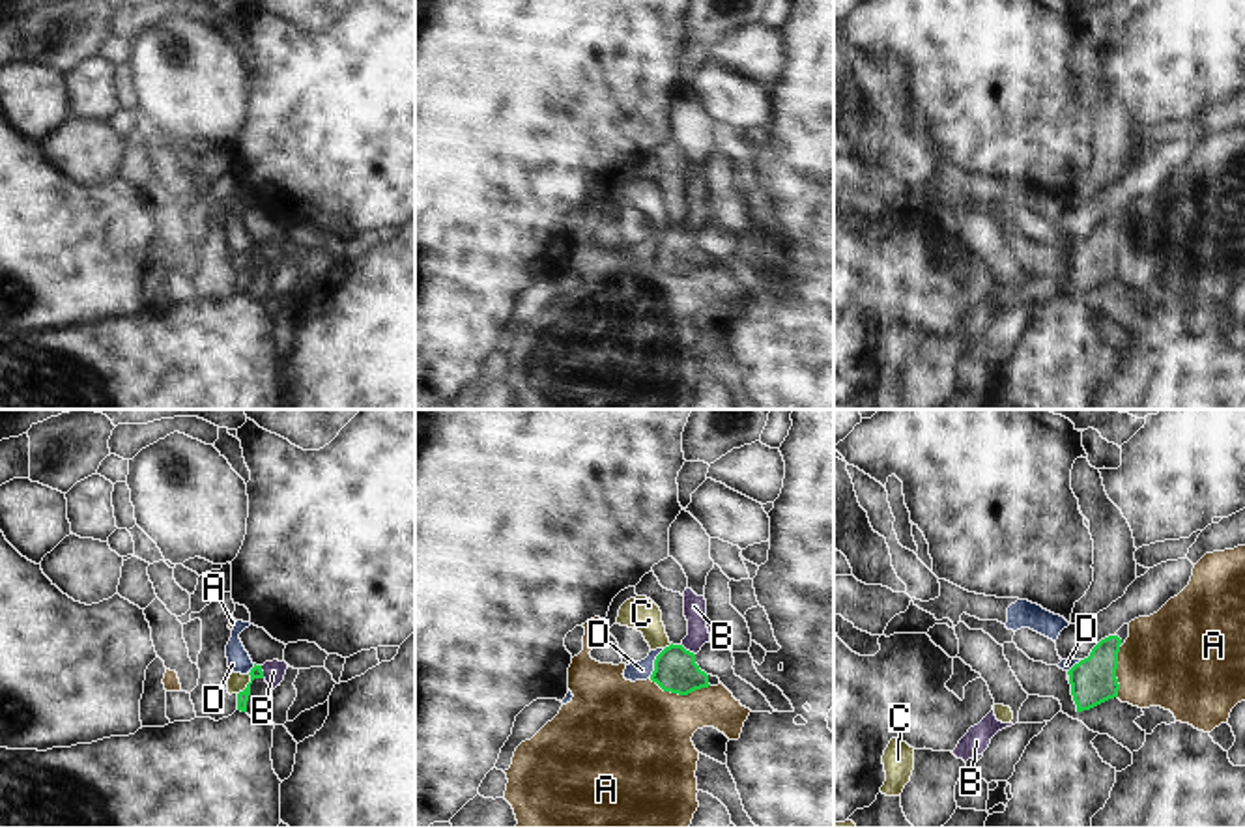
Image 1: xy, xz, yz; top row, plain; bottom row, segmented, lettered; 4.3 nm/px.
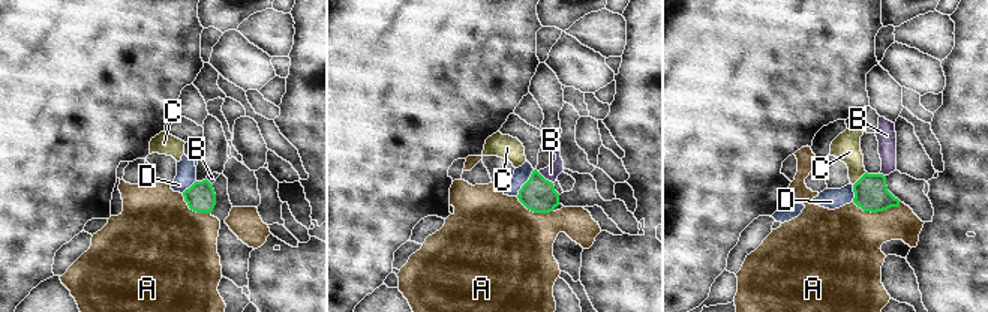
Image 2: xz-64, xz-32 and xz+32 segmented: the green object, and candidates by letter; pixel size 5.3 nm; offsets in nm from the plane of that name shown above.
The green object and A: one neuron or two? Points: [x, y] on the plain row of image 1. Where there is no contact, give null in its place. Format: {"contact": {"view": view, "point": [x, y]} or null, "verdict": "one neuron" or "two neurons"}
{"contact": {"view": "xz", "point": [679, 275]}, "verdict": "two neurons"}

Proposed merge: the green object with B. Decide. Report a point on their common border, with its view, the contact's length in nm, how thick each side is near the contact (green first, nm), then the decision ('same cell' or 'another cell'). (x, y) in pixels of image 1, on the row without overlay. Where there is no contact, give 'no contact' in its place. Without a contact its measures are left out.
meets green in xz at (688, 232); contact 80 nm long; 190 nm thick on the green side, 100 nm on the other; another cell

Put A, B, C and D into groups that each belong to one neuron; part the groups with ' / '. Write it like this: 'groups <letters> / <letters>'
groups A / B / C / D

